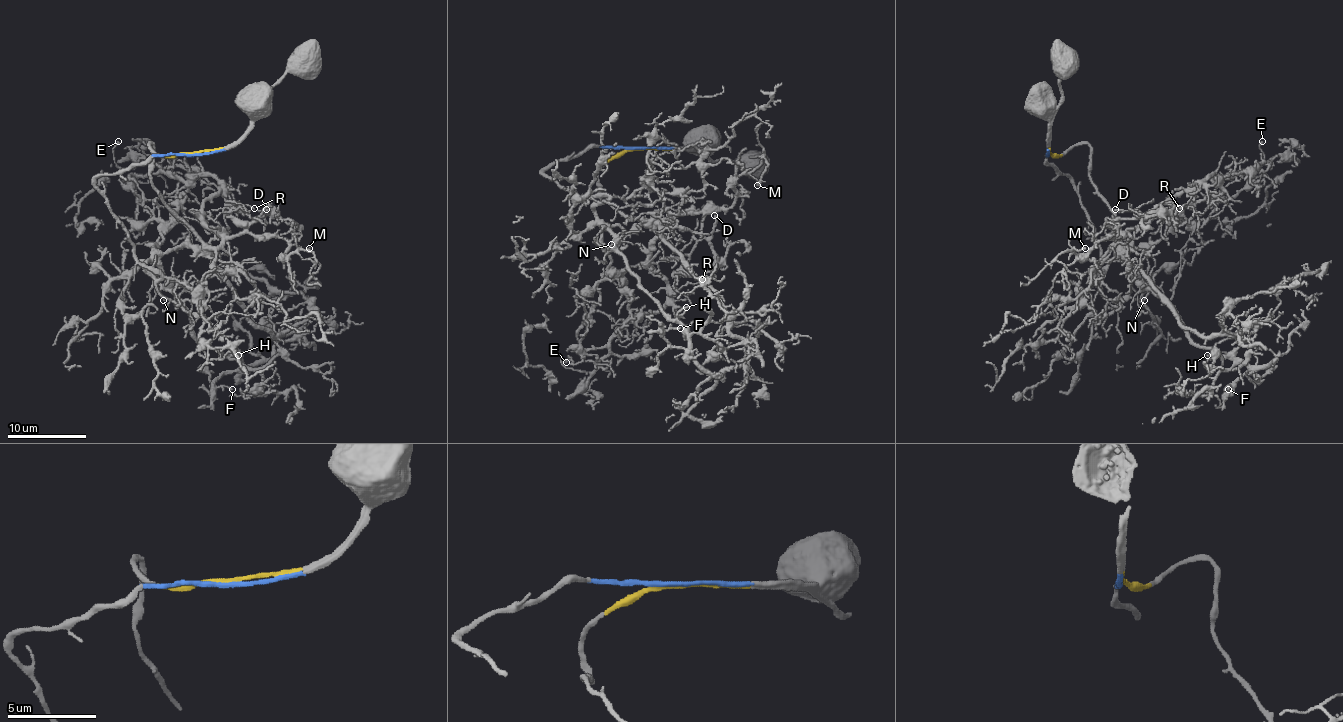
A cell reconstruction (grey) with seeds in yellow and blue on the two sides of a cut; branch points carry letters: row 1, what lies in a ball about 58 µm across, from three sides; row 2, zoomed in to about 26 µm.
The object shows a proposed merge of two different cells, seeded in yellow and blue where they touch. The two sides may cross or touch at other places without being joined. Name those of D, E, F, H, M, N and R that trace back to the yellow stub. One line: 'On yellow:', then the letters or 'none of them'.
On yellow: D, E, M, R

